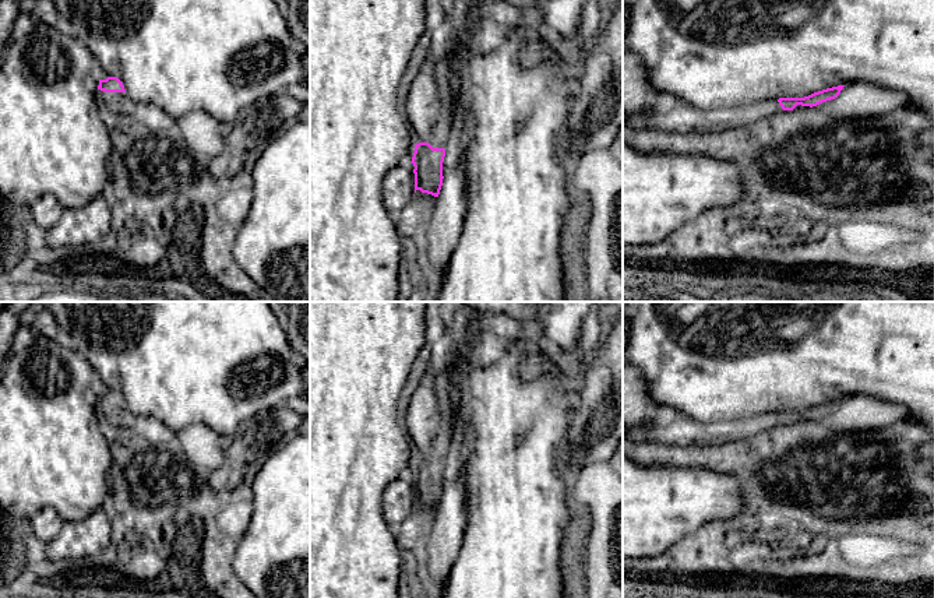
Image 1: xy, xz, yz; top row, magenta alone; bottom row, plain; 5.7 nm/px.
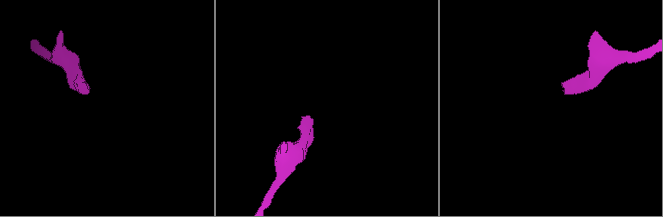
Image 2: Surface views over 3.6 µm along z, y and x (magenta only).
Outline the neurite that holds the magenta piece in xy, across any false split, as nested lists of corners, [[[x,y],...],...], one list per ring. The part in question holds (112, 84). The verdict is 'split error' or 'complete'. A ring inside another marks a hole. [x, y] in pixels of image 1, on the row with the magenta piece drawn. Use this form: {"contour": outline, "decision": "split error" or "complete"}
{"contour": [[[101,77],[98,92],[103,110],[131,115],[135,109],[135,103],[127,96],[124,85],[117,77]]], "decision": "split error"}

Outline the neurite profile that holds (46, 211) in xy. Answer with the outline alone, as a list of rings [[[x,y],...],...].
[[[45,194],[31,205],[32,221],[39,226],[49,229],[54,226],[63,214],[63,207],[53,194]]]

